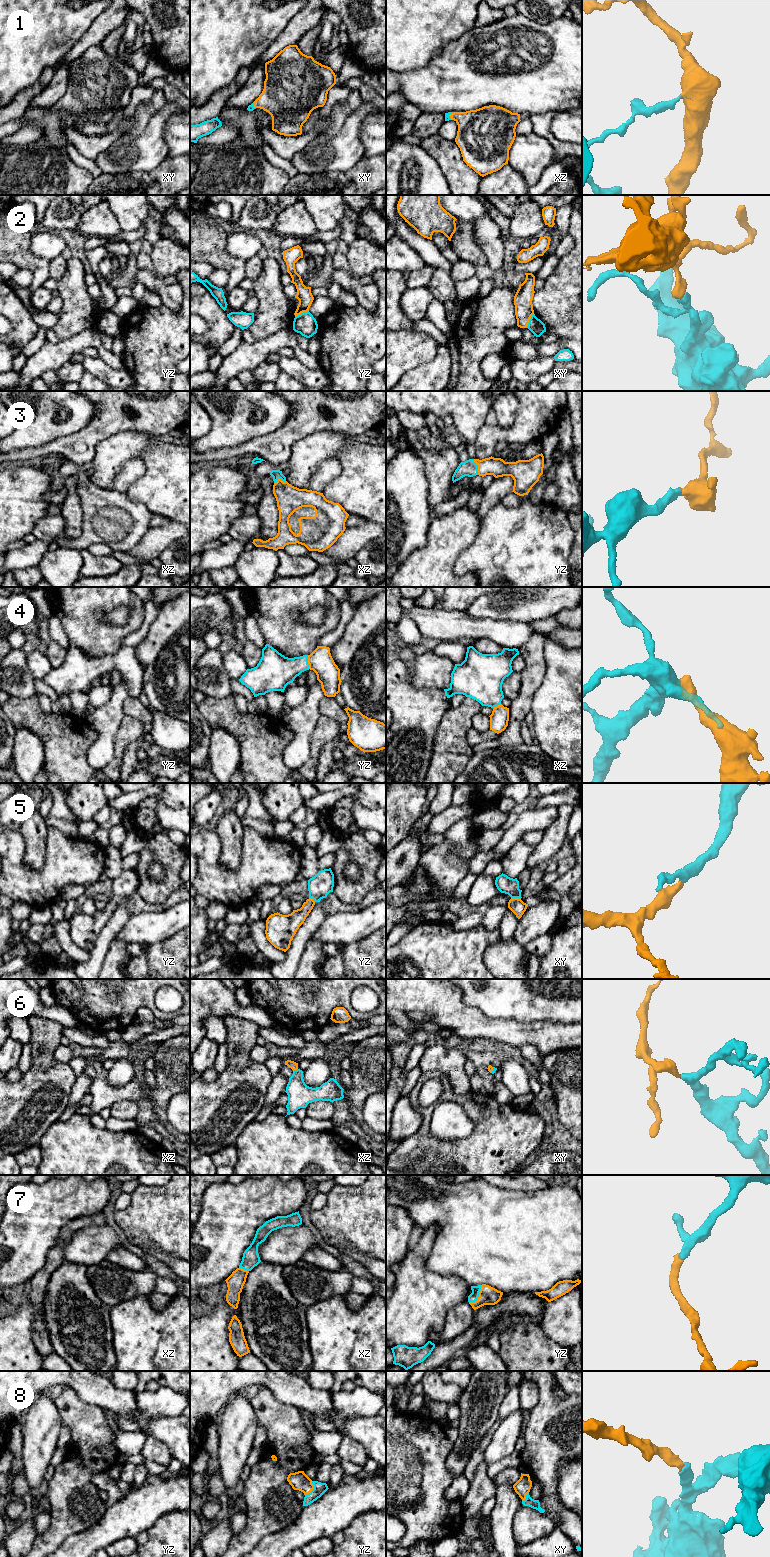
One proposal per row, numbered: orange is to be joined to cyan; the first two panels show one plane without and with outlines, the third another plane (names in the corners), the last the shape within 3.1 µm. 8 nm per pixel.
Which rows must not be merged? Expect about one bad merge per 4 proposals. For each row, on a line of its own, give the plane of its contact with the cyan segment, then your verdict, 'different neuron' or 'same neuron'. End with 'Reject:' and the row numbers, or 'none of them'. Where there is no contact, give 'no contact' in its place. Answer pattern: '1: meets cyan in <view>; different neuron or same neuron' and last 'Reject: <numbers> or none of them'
1: meets cyan in xz; same neuron
2: meets cyan in xy; different neuron
3: meets cyan in yz; same neuron
4: meets cyan in yz; same neuron
5: meets cyan in xy; same neuron
6: meets cyan in xz; same neuron
7: meets cyan in yz; same neuron
8: meets cyan in yz; same neuron
Reject: 2

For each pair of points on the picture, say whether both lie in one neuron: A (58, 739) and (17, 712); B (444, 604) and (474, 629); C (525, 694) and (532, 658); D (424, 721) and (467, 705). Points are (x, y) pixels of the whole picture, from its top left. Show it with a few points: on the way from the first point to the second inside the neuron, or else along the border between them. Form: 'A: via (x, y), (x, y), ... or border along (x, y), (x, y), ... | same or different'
A: via (48, 729), (27, 714) | same
B: border along (433, 607), (463, 611) | different
C: via (529, 685), (532, 667) | same
D: border along (450, 707), (443, 715), (434, 736) | different

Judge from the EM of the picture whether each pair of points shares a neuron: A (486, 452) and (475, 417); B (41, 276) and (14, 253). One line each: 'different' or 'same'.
A: different
B: same

